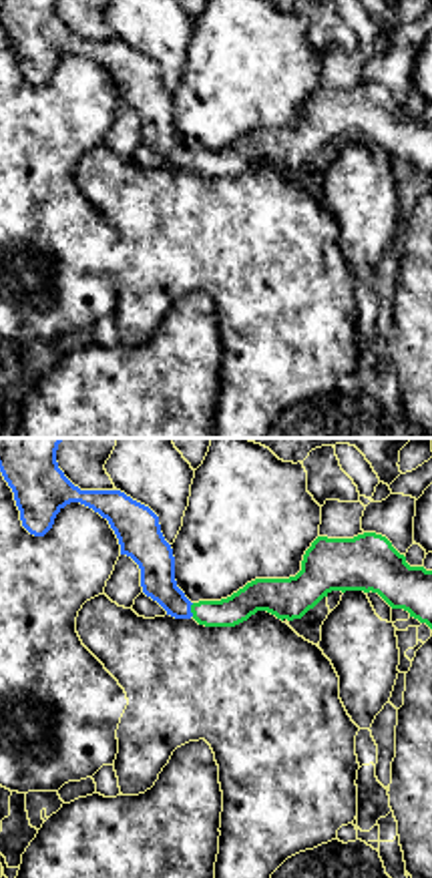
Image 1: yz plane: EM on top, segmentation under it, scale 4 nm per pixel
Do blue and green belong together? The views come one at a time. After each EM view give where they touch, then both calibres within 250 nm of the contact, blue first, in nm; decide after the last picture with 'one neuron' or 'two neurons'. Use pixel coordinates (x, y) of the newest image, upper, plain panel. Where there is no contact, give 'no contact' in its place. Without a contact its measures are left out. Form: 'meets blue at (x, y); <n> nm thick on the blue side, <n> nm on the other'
meets blue at (189, 159); 150 nm thick on the blue side, 120 nm on the other

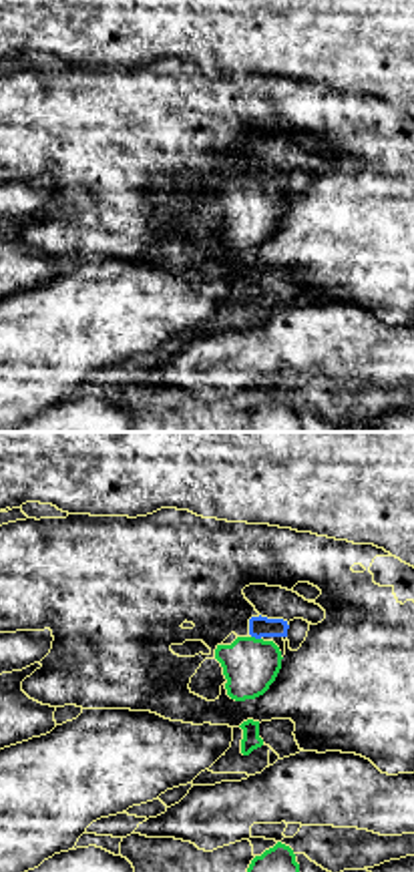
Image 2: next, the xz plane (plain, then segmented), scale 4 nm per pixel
meets blue at (256, 187); 80 nm thick on the blue side, 220 nm on the other

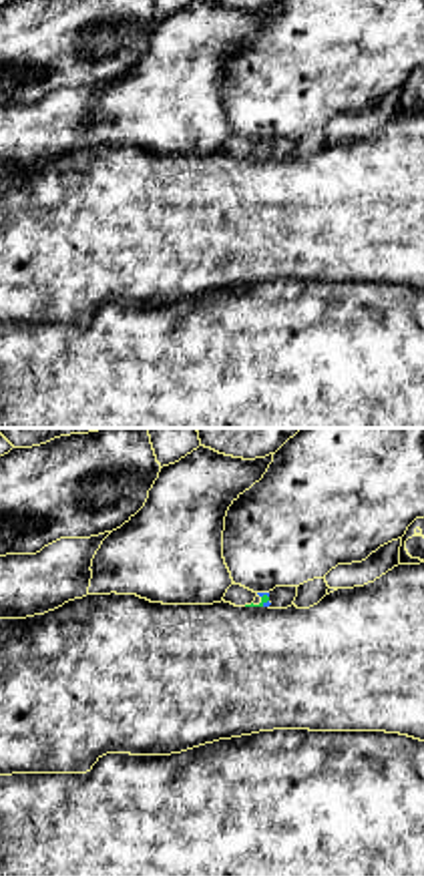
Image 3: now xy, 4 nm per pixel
meets blue at (268, 151); 20 nm thick on the blue side, 30 nm on the other

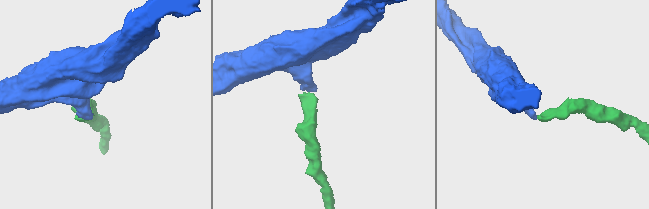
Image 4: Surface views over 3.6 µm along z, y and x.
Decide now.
one neuron

